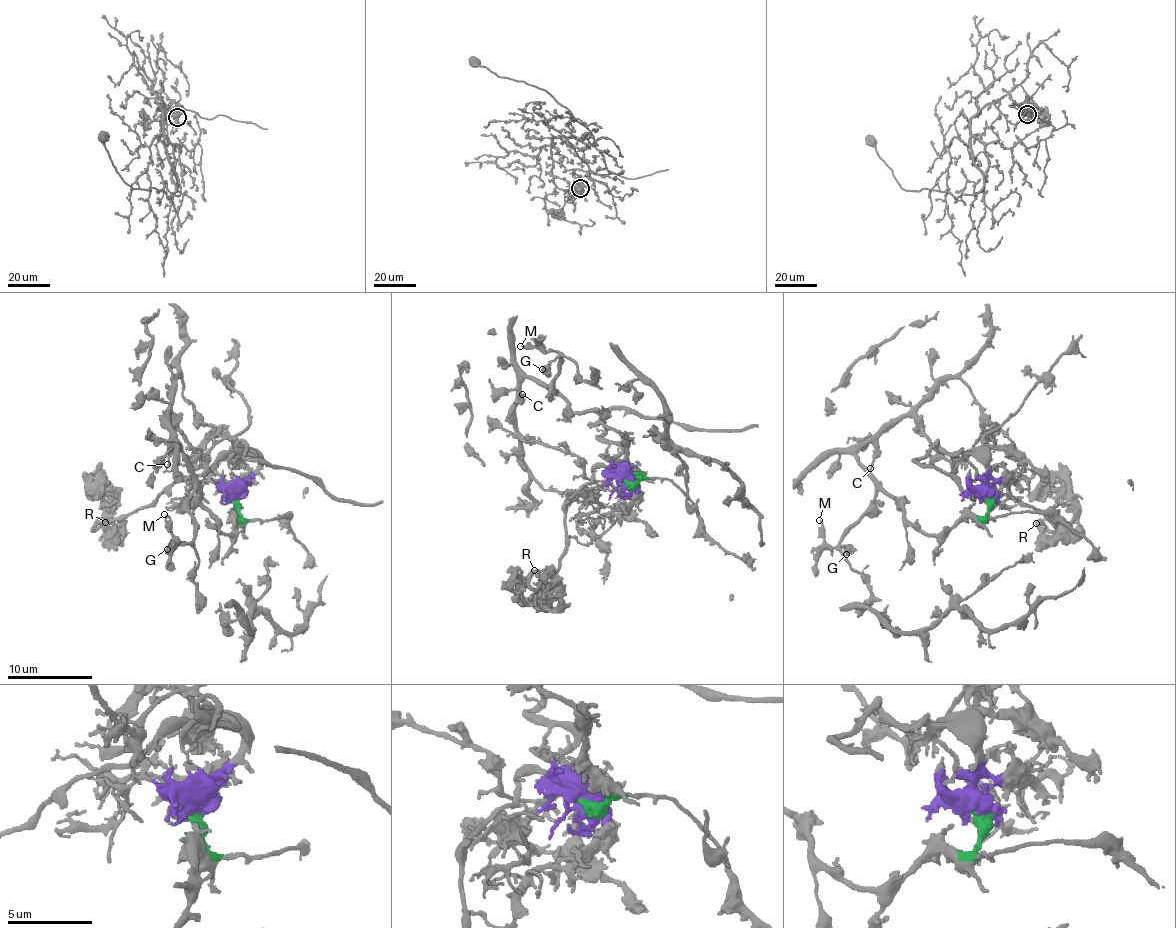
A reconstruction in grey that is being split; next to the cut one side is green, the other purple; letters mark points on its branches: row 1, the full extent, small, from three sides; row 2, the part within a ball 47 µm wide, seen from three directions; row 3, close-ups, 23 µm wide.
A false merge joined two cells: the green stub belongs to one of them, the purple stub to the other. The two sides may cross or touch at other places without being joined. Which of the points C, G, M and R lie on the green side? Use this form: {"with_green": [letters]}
{"with_green": ["C", "G", "M"]}

